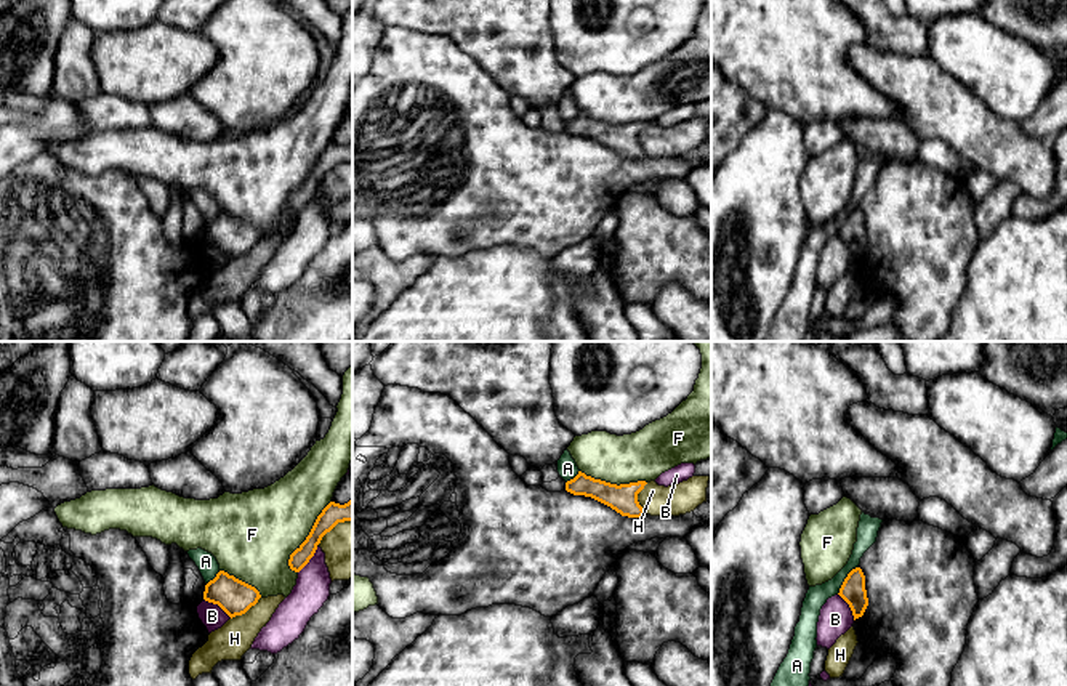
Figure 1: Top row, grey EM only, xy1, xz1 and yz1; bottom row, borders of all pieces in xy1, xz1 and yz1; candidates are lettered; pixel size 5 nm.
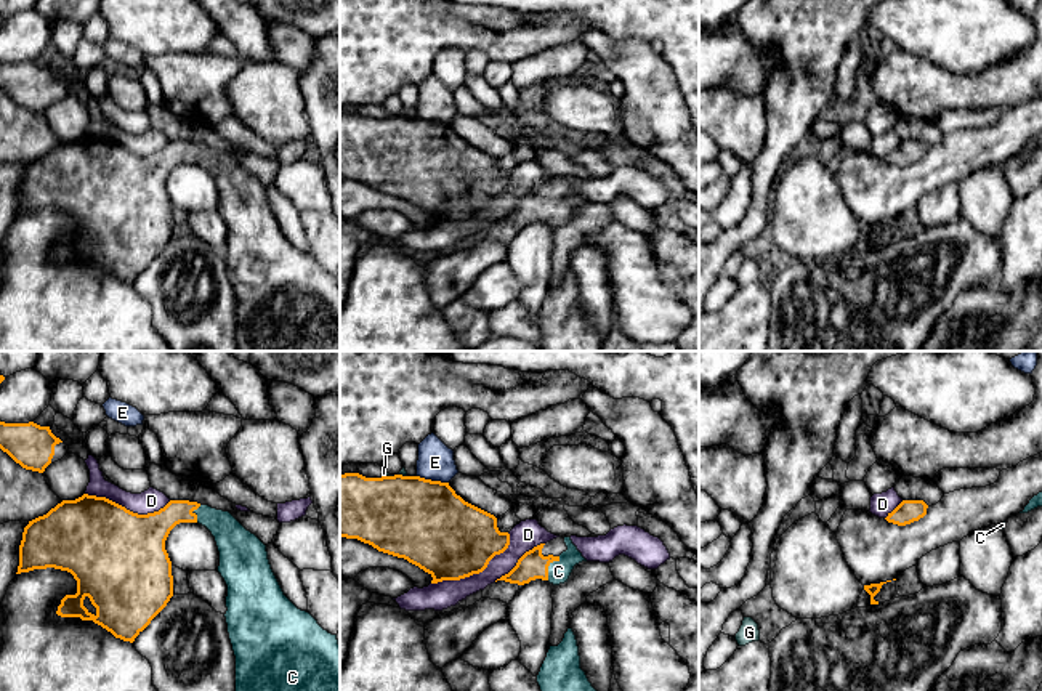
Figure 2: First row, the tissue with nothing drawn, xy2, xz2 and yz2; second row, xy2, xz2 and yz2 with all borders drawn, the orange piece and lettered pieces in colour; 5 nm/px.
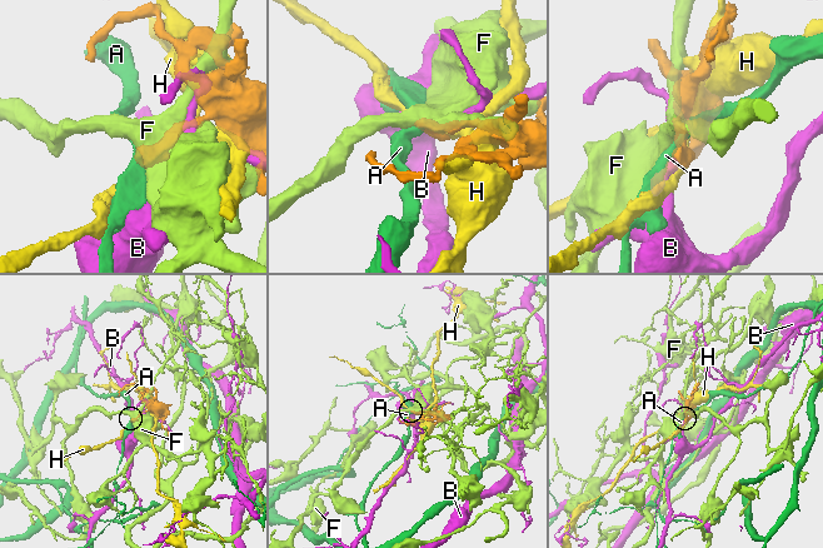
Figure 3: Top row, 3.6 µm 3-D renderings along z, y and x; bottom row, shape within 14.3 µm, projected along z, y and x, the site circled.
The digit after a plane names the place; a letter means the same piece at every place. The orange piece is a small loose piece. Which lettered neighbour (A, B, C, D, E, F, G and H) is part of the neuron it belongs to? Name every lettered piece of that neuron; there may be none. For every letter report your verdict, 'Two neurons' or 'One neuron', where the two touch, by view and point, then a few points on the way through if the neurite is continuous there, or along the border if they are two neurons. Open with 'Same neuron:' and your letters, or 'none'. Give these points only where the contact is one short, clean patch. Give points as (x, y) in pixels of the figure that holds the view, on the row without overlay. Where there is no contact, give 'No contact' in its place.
Same neuron: C
A: Two neurons. Touches orange at yz1 (845, 220). Boundary: yz1 (857, 207), (848, 215), (837, 234)
B: Two neurons. Touches orange at xy1 (218, 246)
C: One neuron. Touches orange at xz2 (547, 209). Path across: xz2 (533, 206), (547, 209), (558, 212)
D: Two neurons. Touches orange at xz2 (476, 214)
E: Two neurons. Touches orange at xz2 (433, 122)
F: Two neurons. Touches orange at xy1 (308, 177)
G: Two neurons. Touches orange at xz2 (388, 117). Boundary: xz2 (395, 116), (382, 117)
H: Two neurons. Touches orange at xy1 (245, 252)

